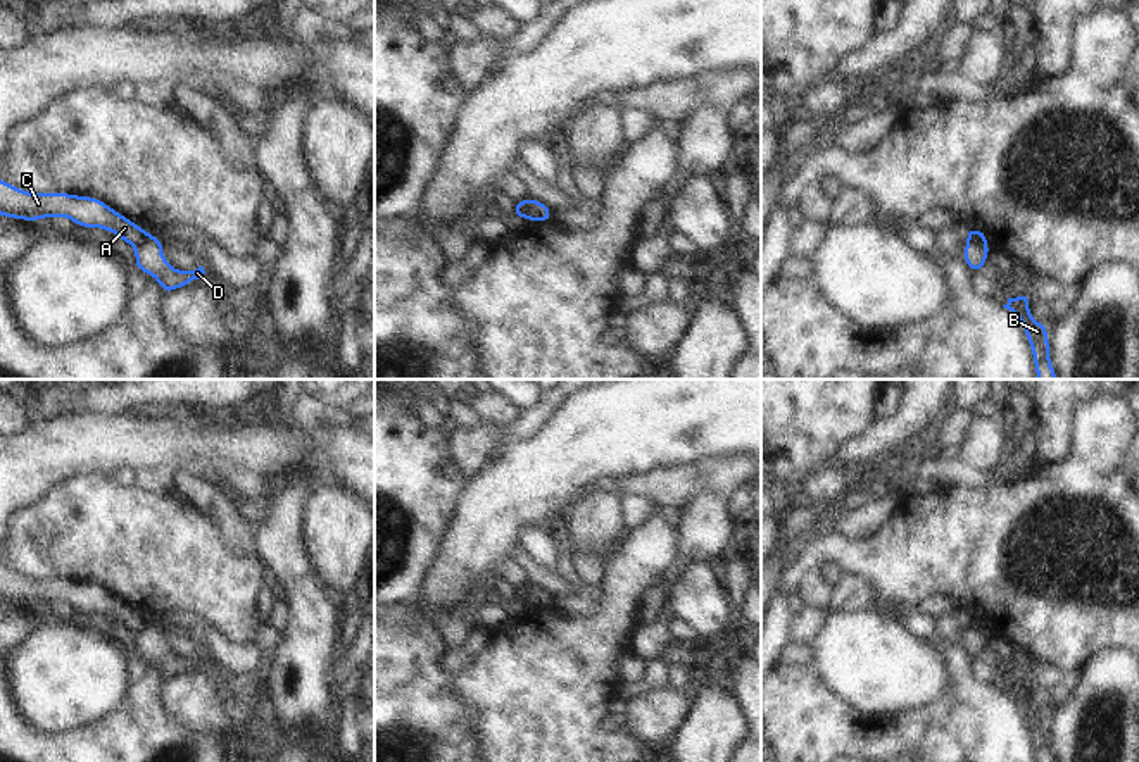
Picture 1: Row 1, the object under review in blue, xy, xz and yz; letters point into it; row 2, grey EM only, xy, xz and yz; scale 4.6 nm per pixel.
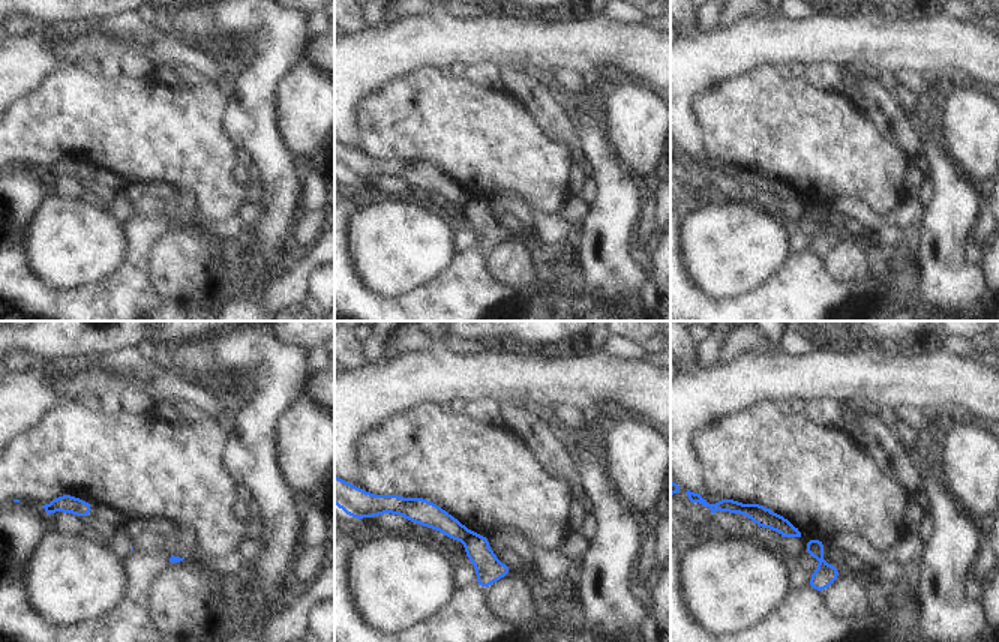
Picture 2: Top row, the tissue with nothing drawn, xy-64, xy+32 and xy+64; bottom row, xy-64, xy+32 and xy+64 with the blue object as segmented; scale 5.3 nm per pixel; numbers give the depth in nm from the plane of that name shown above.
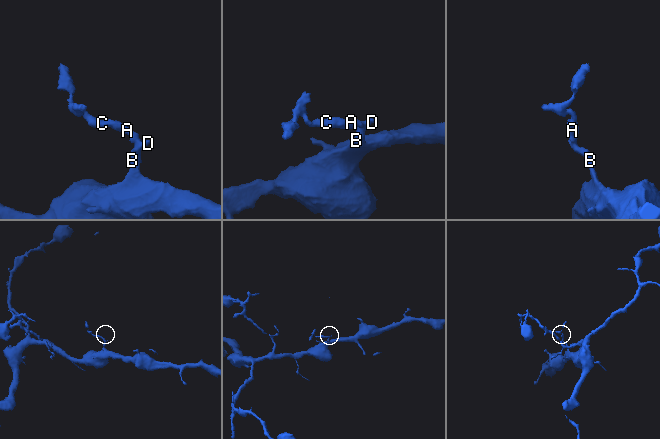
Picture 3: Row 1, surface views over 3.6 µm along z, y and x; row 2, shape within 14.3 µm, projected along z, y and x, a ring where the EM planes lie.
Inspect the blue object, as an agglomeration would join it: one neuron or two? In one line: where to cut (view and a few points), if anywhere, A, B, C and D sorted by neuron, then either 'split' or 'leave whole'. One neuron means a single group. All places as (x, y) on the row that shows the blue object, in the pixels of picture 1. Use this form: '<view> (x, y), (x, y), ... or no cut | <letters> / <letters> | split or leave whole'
xz (525, 199), (528, 218) | A C / B D | split

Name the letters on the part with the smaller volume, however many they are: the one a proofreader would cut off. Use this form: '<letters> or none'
A, C

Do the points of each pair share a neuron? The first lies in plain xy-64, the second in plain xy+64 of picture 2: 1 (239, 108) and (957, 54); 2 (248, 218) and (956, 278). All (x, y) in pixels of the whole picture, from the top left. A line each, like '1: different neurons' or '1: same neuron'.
1: different neurons
2: different neurons

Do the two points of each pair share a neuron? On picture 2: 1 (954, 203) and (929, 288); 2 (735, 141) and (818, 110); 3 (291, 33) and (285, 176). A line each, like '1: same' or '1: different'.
1: same
2: same
3: same

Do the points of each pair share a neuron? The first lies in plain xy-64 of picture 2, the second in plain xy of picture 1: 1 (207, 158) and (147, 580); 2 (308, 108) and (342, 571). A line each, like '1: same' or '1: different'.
1: same
2: same

